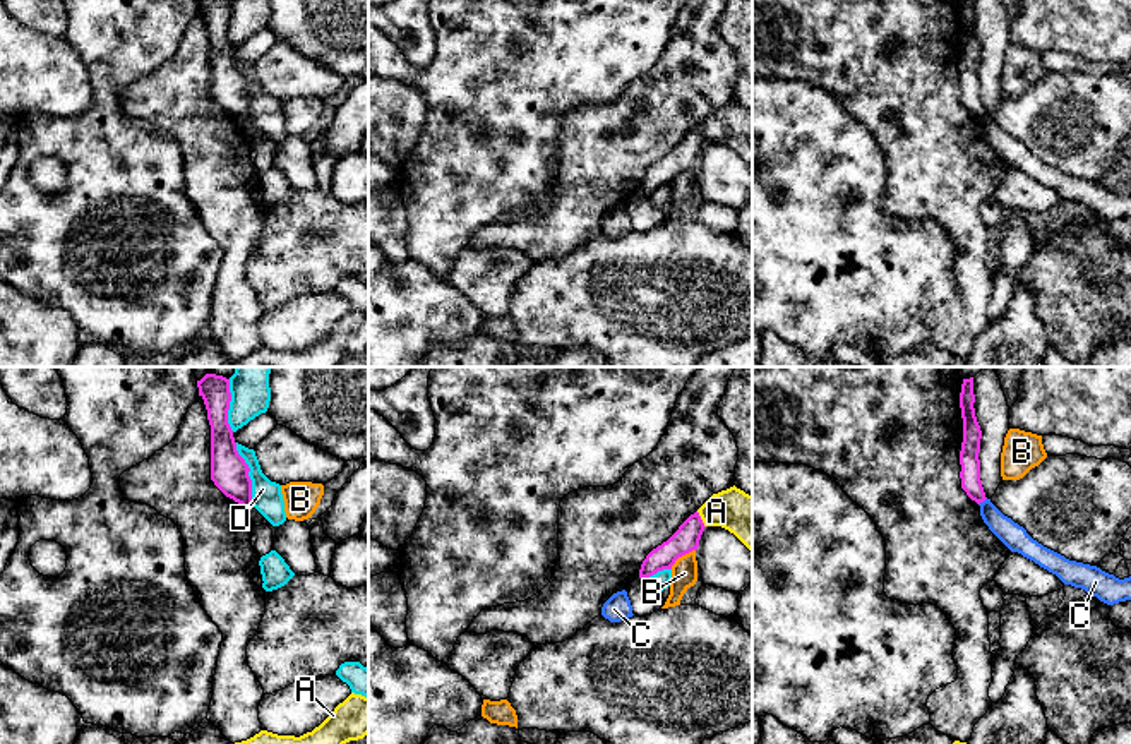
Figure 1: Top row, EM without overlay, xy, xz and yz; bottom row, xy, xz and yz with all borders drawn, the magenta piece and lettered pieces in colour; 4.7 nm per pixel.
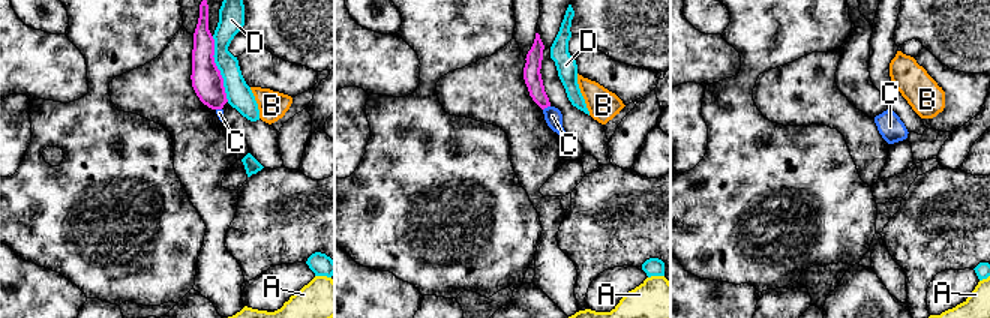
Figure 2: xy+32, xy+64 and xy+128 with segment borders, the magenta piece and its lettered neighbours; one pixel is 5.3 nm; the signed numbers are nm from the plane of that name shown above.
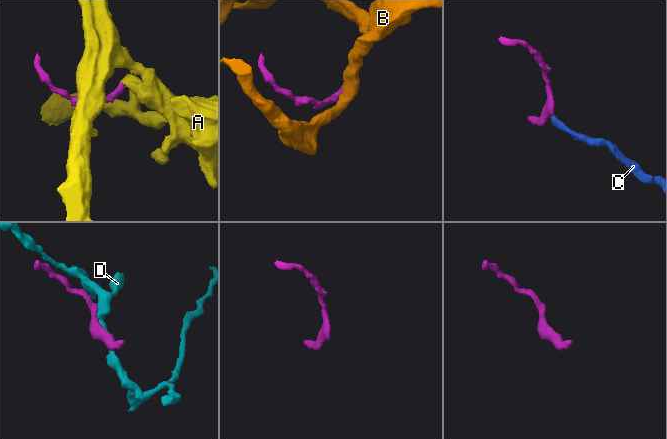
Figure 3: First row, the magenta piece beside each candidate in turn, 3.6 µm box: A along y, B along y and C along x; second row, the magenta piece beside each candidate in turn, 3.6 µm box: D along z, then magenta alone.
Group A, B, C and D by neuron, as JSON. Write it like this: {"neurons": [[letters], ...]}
{"neurons": [["A"], ["B"], ["C"], ["D"]]}

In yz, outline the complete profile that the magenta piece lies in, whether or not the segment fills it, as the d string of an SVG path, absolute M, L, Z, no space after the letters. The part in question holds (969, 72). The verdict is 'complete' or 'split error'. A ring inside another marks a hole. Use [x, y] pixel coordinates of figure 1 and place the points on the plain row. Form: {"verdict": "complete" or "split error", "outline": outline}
{"verdict": "complete", "outline": "M961 0L960 24L963 34L963 58L960 67L960 81L961 81L960 94L961 105L966 108L966 111L977 120L980 120L987 113L980 96L980 75L978 75L982 46L975 33L973 19L975 19L973 0Z"}

